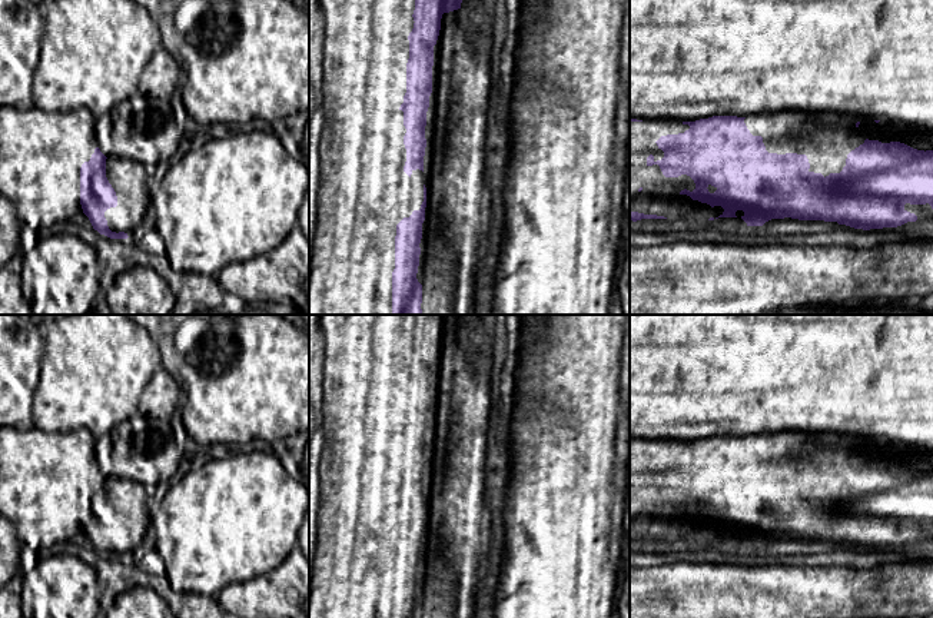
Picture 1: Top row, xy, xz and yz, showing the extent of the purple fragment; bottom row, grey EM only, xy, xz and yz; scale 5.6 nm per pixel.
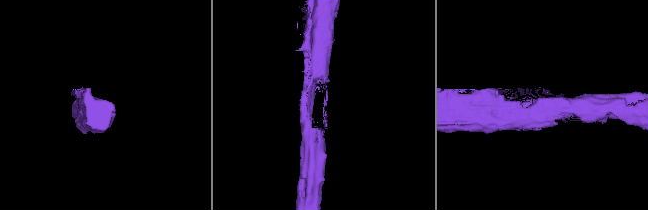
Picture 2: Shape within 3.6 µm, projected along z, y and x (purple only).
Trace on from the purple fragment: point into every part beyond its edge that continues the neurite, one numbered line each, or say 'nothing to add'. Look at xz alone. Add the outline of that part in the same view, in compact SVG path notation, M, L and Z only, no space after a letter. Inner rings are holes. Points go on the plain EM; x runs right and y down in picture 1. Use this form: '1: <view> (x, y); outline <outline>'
1: xz (440, 601); outline M441 538L429 539L429 558L425 574L422 618L456 618L455 572L451 569Z

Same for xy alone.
1: xy (133, 508); outline M120 476L106 479L106 498L117 516L117 526L104 532L109 549L137 555L155 515L152 501L140 484Z

